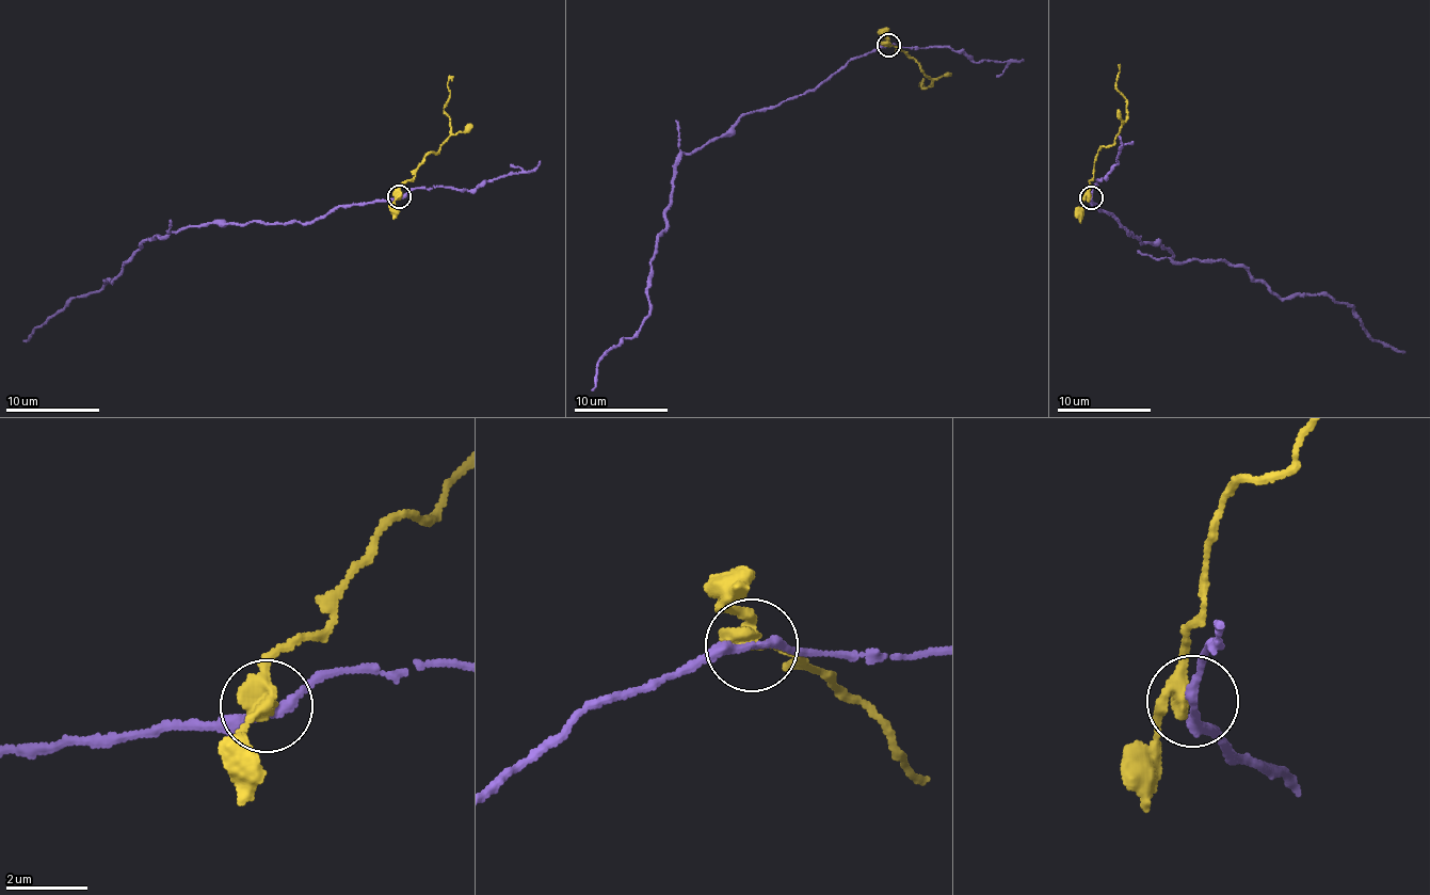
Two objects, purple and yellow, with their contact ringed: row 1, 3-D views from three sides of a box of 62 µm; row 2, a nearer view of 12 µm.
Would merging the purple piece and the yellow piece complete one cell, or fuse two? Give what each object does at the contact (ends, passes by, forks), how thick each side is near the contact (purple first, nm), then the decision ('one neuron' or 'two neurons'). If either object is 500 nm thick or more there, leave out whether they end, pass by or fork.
purple passes by; yellow passes by; 180 nm thick on the purple side, 400 nm on the other; two neurons

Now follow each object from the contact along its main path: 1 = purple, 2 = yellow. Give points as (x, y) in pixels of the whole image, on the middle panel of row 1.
1: (887, 46), (856, 56), (813, 90), (745, 113), (679, 157), (652, 265), (651, 315), (600, 358), (591, 389)
2: (887, 46), (906, 52), (931, 84), (922, 88), (924, 80), (920, 84), (925, 83)

